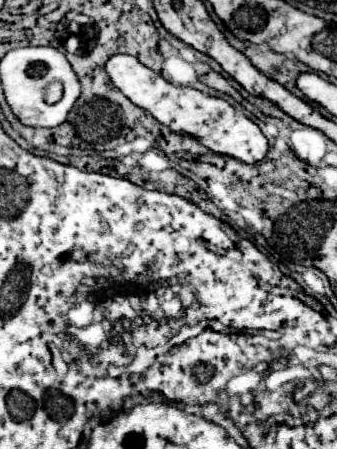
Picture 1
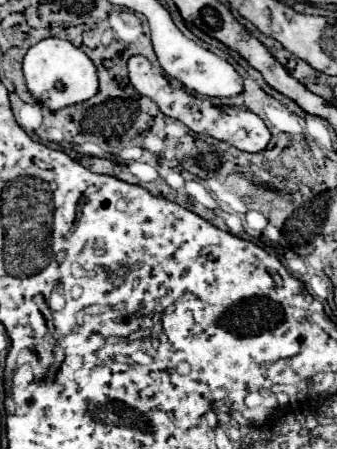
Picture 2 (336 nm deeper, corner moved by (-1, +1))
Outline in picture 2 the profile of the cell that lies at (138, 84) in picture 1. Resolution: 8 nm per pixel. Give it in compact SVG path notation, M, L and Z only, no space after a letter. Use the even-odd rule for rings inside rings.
M135 55L129 59L129 81L131 85L145 97L153 99L157 103L157 107L167 115L167 117L173 117L173 119L179 119L183 121L191 131L195 133L205 133L209 137L215 137L219 141L225 141L241 151L247 151L247 153L259 153L267 147L269 139L271 139L271 133L269 129L265 127L263 119L257 117L255 113L247 111L247 109L241 109L241 107L215 107L209 99L201 99L201 97L195 97L195 95L189 95L185 89L175 89L171 87L171 83L153 71L151 63L141 57L141 55Z

